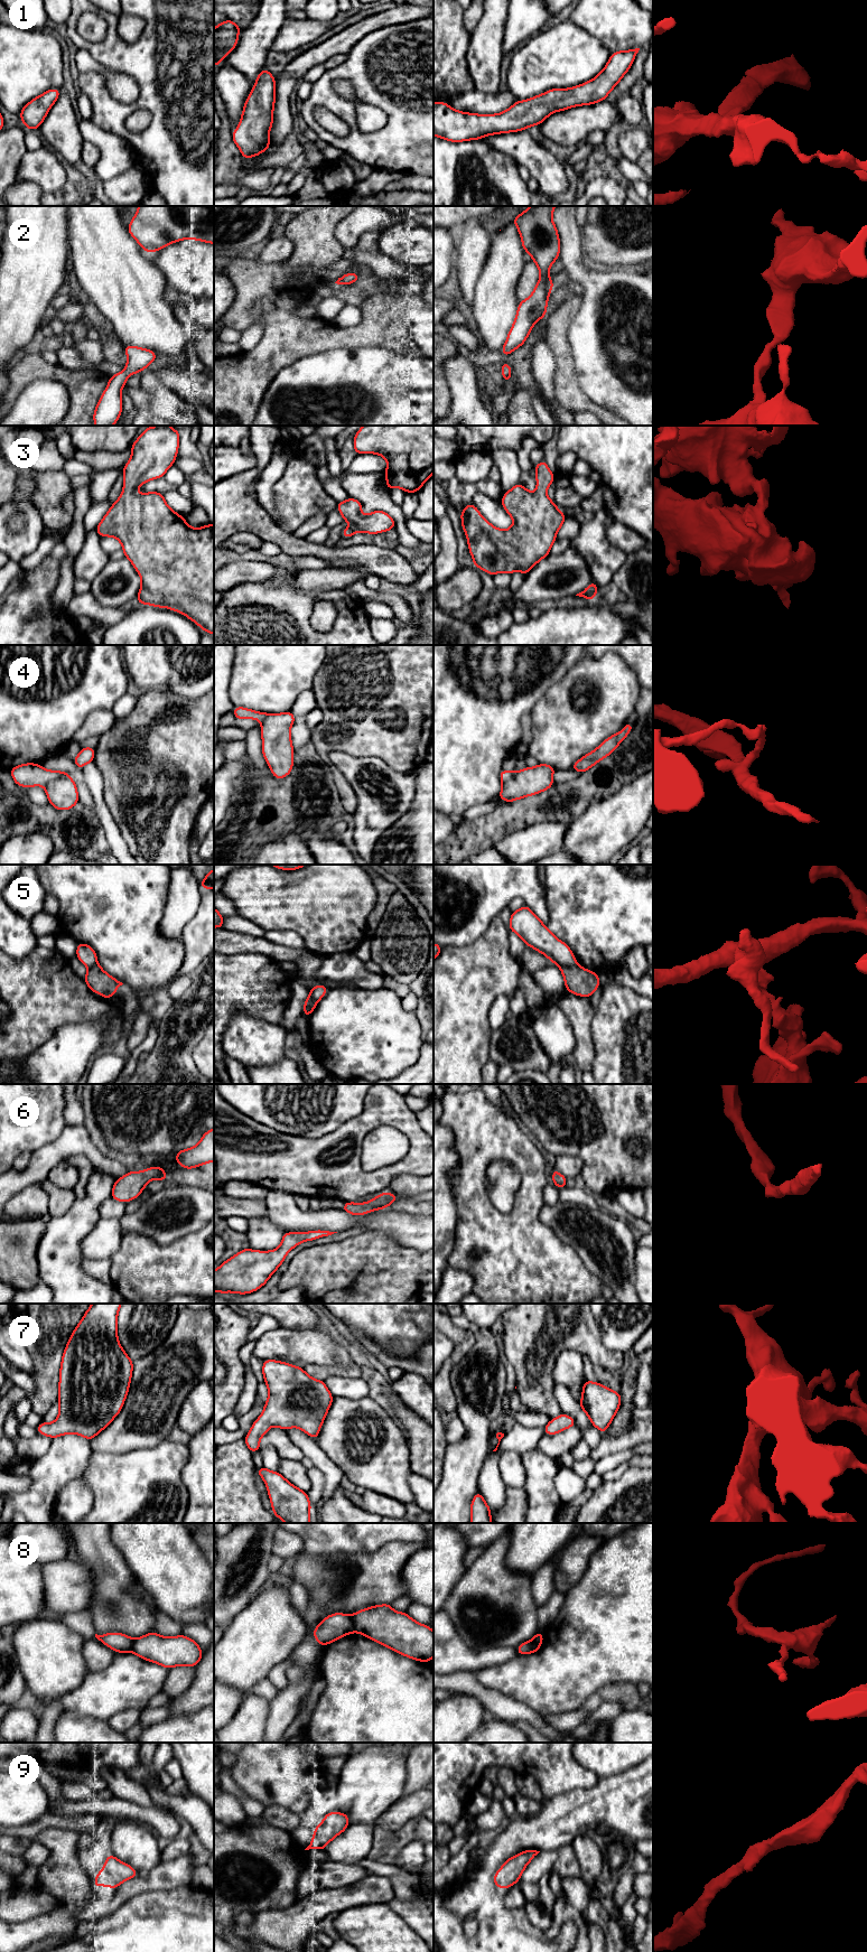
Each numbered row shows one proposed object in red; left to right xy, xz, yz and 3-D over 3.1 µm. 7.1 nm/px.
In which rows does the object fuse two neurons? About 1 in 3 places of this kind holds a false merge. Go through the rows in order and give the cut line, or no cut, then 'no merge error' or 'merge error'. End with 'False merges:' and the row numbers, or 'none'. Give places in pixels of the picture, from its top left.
1: cut none; no merge error
2: cut none; no merge error
3: cut none; no merge error
4: cut xy (70, 776), (53, 778), (45, 786); merge error
5: cut xz (310, 991), (311, 1005), (304, 1012); merge error
6: cut none; no merge error
7: cut none; no merge error
8: cut xz (350, 1616), (354, 1631); merge error
9: cut none; no merge error
False merges: 4, 5, 8

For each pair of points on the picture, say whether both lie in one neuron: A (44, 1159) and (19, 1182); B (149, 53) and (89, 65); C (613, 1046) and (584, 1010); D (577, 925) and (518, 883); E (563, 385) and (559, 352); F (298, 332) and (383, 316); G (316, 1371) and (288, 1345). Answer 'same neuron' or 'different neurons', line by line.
A: same neuron
B: different neurons
C: different neurons
D: different neurons
E: same neuron
F: same neuron
G: different neurons

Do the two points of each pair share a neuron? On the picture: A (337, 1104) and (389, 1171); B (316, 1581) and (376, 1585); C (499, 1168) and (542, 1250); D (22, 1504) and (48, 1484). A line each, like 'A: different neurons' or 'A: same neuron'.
A: different neurons
B: same neuron
C: different neurons
D: same neuron

